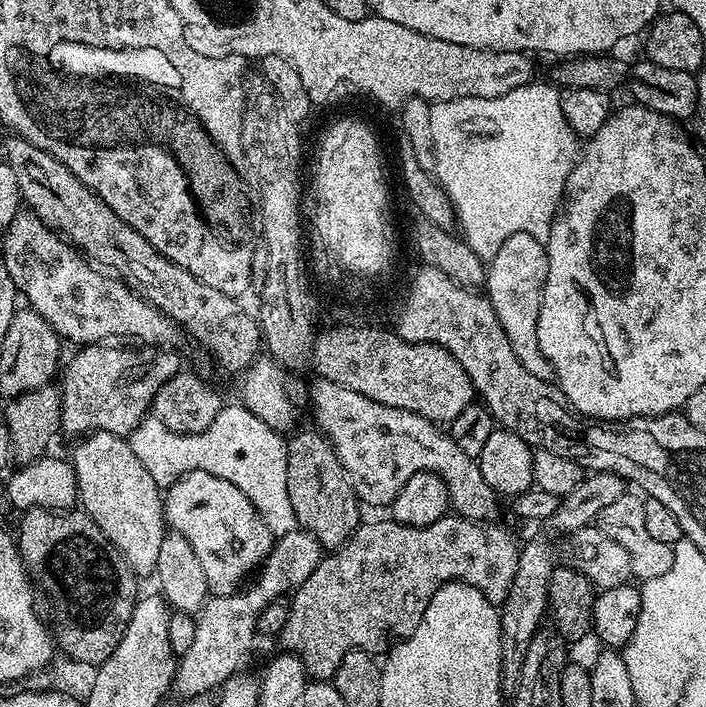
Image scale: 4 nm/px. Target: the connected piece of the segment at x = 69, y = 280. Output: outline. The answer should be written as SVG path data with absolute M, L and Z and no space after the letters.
M17 211L3 236L2 259L6 262L6 270L10 270L10 278L14 282L17 293L23 299L25 296L28 299L25 300L27 307L42 314L42 318L46 318L46 322L50 322L52 329L65 341L73 340L76 346L83 346L109 341L110 336L133 336L144 344L172 346L175 345L172 343L182 336L181 329L166 314L162 314L162 310L155 308L139 291L129 287L123 279L105 274L95 263L85 259L65 237L42 223L35 212Z

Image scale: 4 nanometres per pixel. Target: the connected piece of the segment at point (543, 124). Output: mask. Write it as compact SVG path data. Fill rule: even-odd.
M533 82L518 86L518 90L510 90L510 94L502 94L498 98L458 98L457 100L438 100L431 105L430 123L431 133L434 138L434 158L437 159L437 166L434 173L435 179L444 187L444 193L450 198L452 207L456 209L458 221L458 232L463 240L468 243L470 250L478 254L480 259L491 261L494 254L510 238L510 234L525 232L538 241L543 241L552 229L552 221L558 215L558 209L566 196L568 186L568 175L572 172L572 165L578 159L578 137L570 130L566 118L562 118L562 106L560 105L560 92L551 83Z

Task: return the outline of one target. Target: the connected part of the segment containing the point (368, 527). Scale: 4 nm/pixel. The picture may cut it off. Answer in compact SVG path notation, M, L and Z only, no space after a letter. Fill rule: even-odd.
M449 514L438 522L430 522L430 526L417 528L391 518L361 523L350 539L341 548L329 551L314 574L291 593L288 617L278 635L279 647L298 657L312 680L331 681L338 662L342 662L348 652L376 654L380 640L387 636L389 641L399 642L414 634L418 622L422 622L422 614L426 614L426 606L430 606L430 598L450 580L473 584L491 604L503 605L510 582L514 582L514 570L518 570L521 545L498 525L466 520L459 514Z

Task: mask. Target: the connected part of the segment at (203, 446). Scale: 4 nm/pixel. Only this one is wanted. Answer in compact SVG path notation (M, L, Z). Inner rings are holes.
M239 402L225 403L218 418L198 434L184 434L170 430L154 415L145 416L142 423L127 437L128 445L134 450L138 462L146 466L150 478L161 486L173 484L180 476L194 470L206 470L218 478L226 478L250 498L260 511L261 518L279 538L288 532L297 531L294 506L290 506L290 493L286 490L286 458L288 446L285 437L275 432L258 414Z

